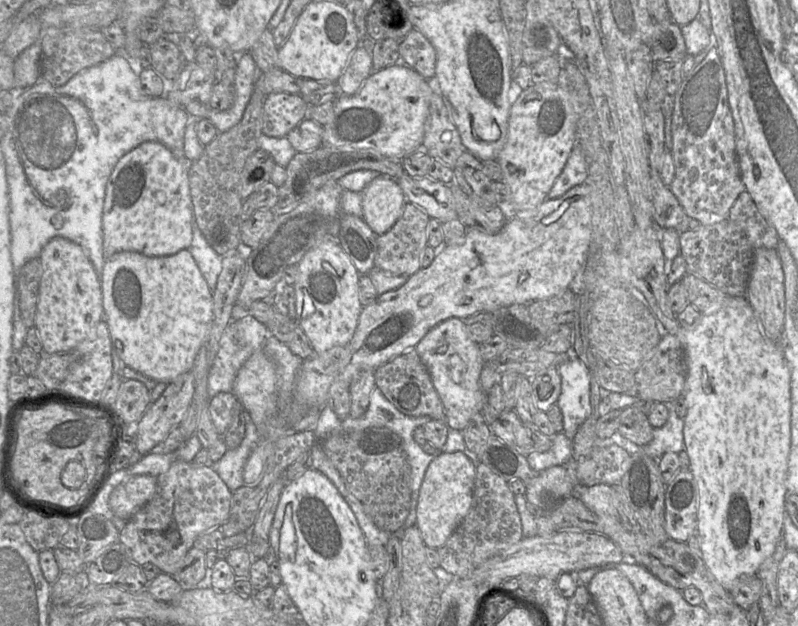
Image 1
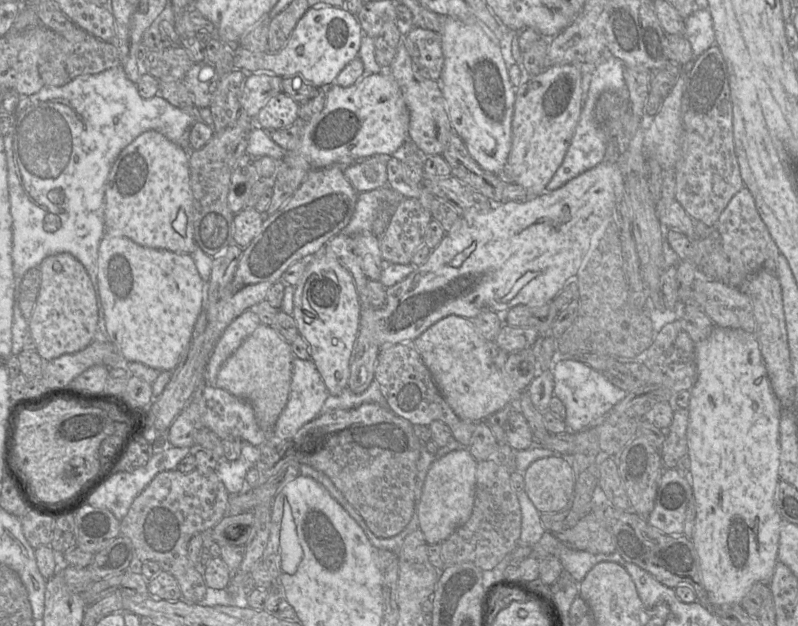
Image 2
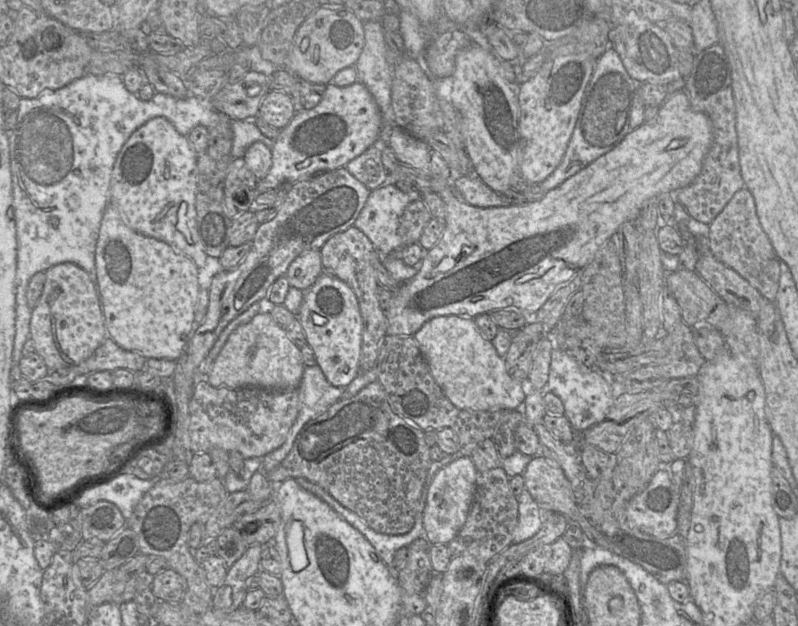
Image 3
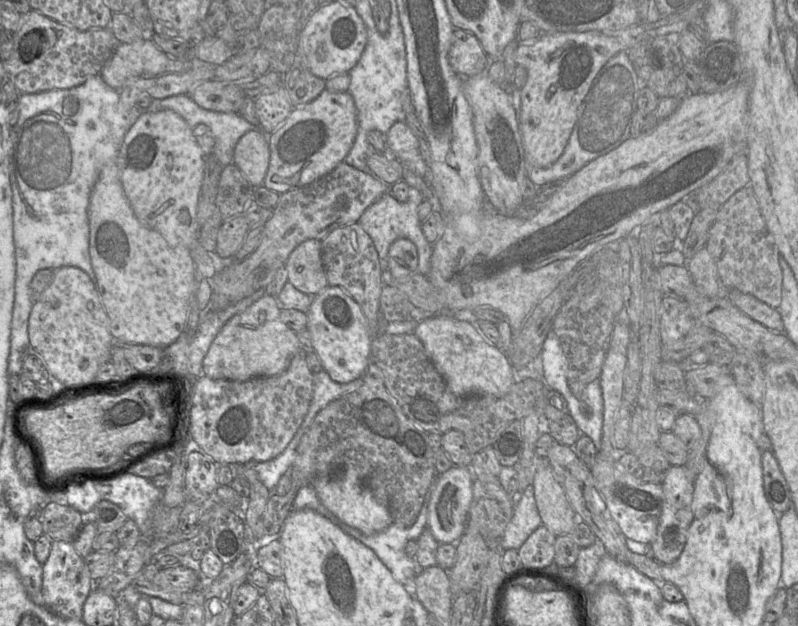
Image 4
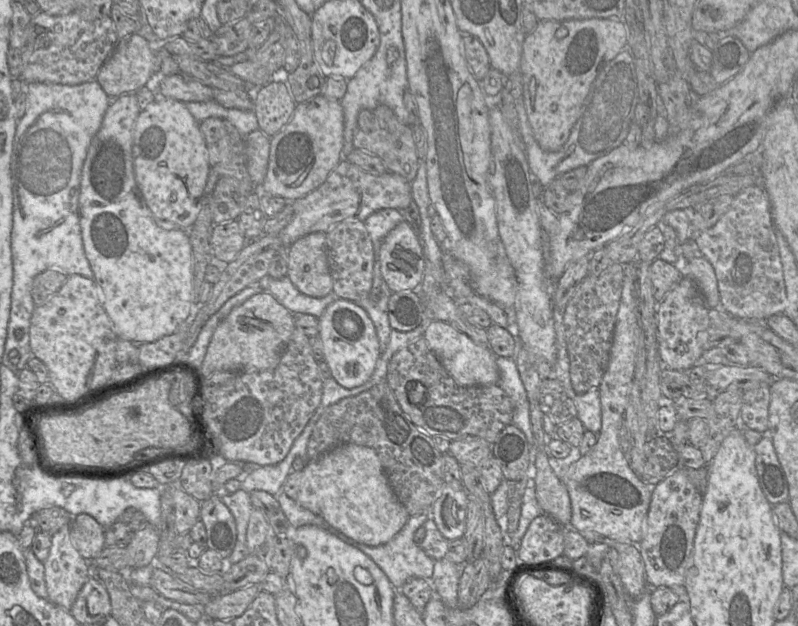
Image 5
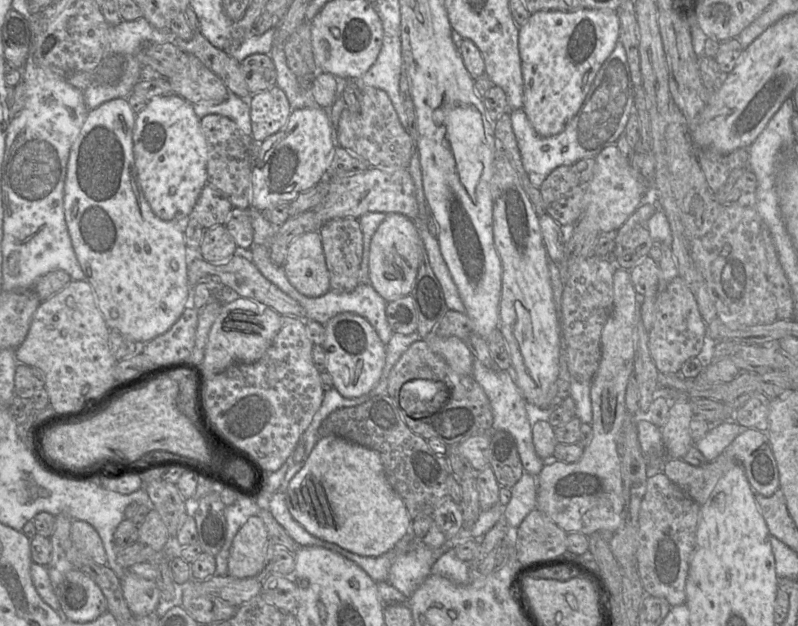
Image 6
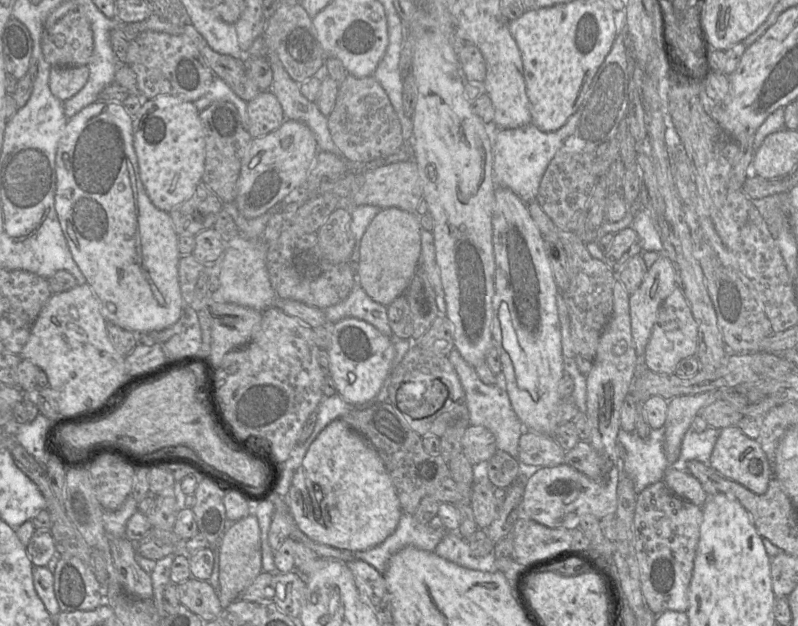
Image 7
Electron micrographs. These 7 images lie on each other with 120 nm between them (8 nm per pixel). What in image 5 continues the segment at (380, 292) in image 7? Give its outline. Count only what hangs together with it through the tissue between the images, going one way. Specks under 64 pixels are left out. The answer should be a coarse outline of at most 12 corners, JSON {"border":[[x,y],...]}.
{"border":[[406,220],[384,238],[379,262],[392,293],[414,291],[425,259]]}

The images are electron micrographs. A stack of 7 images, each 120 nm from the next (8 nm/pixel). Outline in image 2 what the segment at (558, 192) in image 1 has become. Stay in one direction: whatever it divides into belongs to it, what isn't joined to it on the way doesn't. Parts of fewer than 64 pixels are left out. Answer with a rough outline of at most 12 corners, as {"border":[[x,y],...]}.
{"border":[[623,62],[595,68],[573,138],[545,188],[604,160],[629,108]]}

